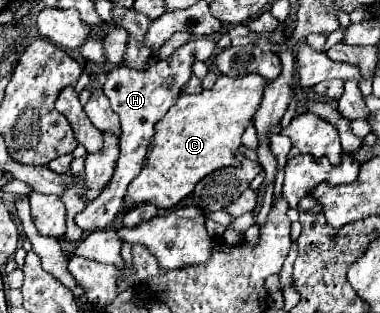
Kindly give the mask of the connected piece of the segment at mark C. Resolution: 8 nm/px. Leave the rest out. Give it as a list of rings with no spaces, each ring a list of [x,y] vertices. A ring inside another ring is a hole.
[[[220,74],[210,90],[202,90],[200,94],[182,92],[166,116],[156,122],[150,154],[146,156],[140,174],[128,186],[124,208],[128,210],[130,206],[136,206],[136,202],[172,208],[186,198],[206,174],[224,166],[236,166],[236,154],[242,148],[242,134],[252,122],[268,84],[270,82],[260,74],[238,78]]]

